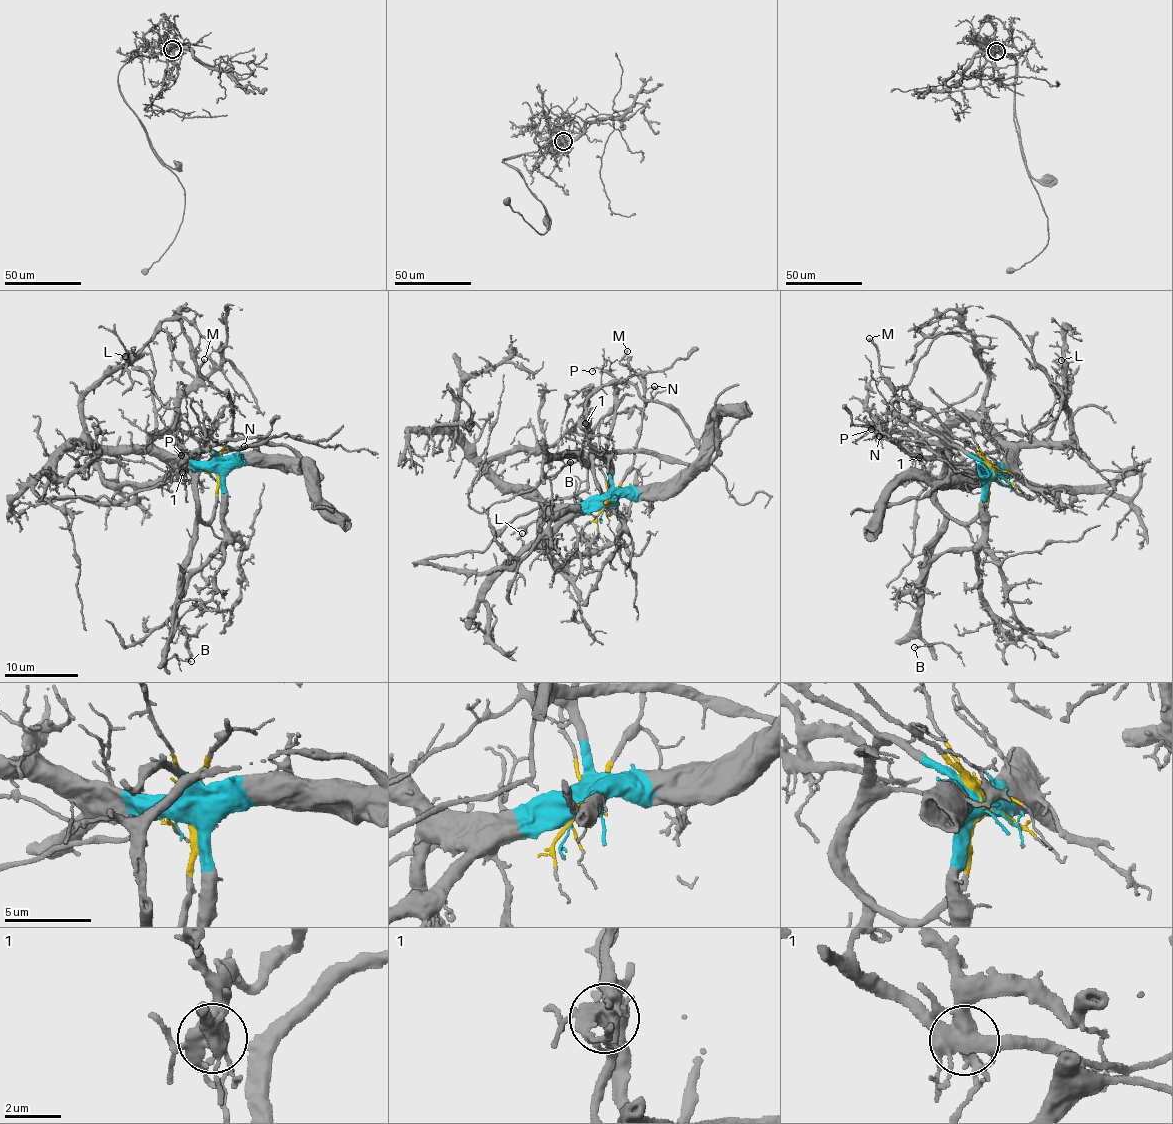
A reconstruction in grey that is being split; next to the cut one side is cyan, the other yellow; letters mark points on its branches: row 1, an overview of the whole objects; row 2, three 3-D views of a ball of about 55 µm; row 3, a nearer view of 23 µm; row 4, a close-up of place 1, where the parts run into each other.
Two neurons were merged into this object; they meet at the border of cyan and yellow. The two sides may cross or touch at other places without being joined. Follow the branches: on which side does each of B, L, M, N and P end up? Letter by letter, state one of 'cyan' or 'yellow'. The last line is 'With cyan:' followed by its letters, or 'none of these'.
B: yellow
L: cyan
M: yellow
N: yellow
P: yellow
With cyan: L

